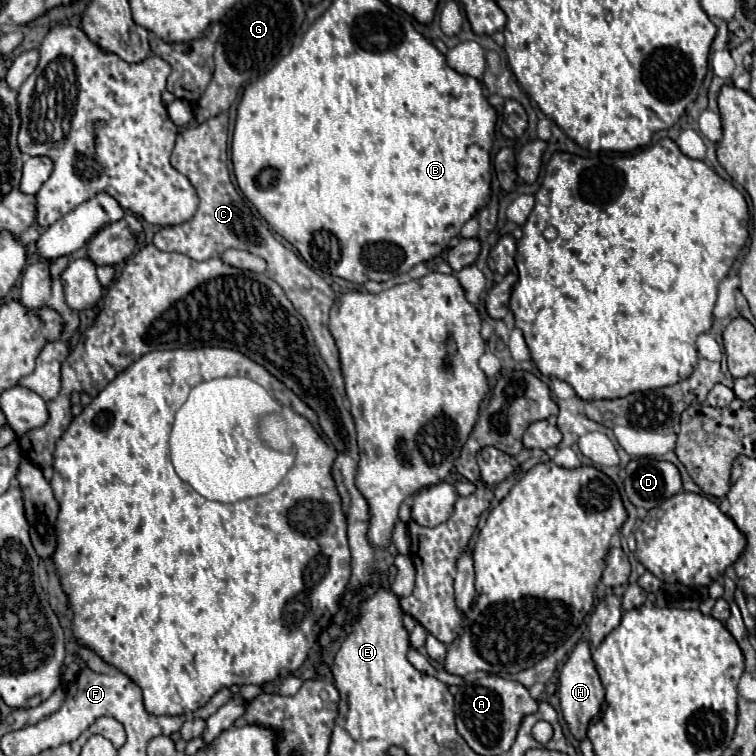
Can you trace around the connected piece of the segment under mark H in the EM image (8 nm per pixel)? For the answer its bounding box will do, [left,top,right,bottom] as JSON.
[558,640,604,740]

